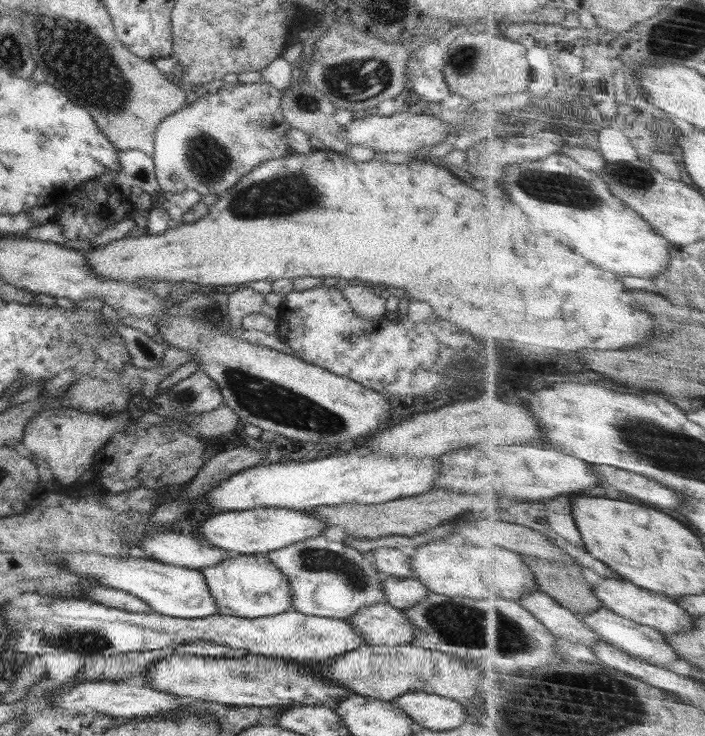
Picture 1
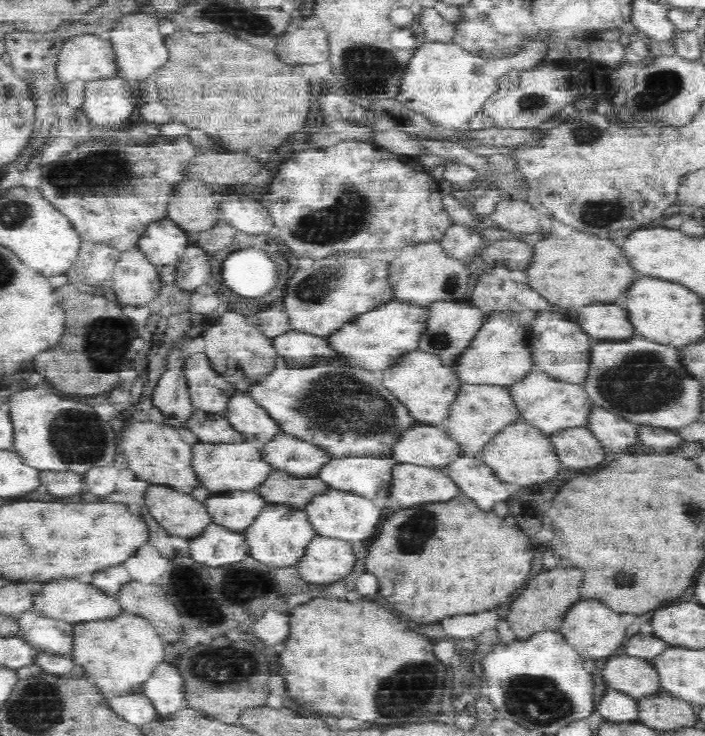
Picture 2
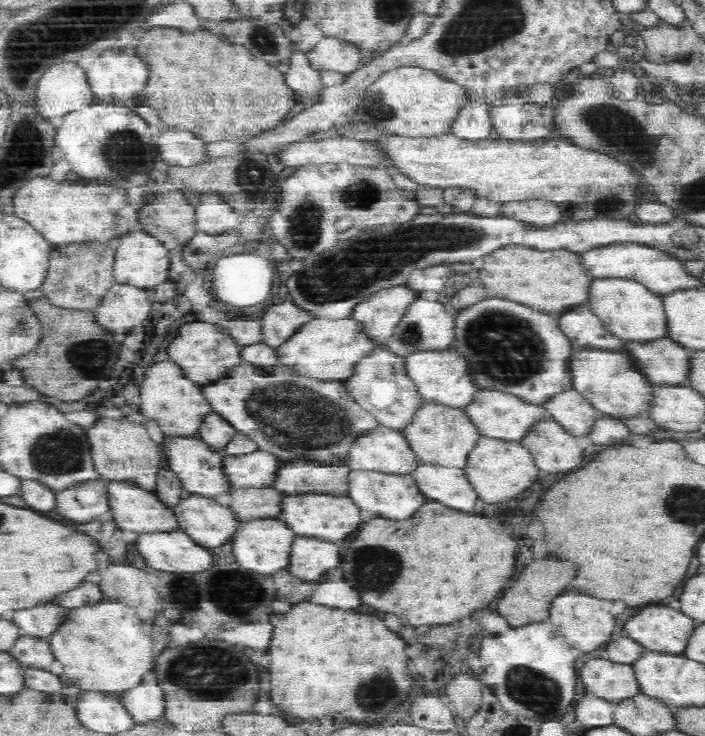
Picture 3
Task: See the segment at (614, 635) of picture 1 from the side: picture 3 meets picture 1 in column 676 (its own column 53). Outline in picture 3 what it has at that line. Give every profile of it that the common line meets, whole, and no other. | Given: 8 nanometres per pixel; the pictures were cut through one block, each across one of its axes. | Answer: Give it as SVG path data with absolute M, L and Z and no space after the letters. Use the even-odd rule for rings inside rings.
M23 634L8 650L25 666L44 670L50 670L57 659L48 637L44 636Z

